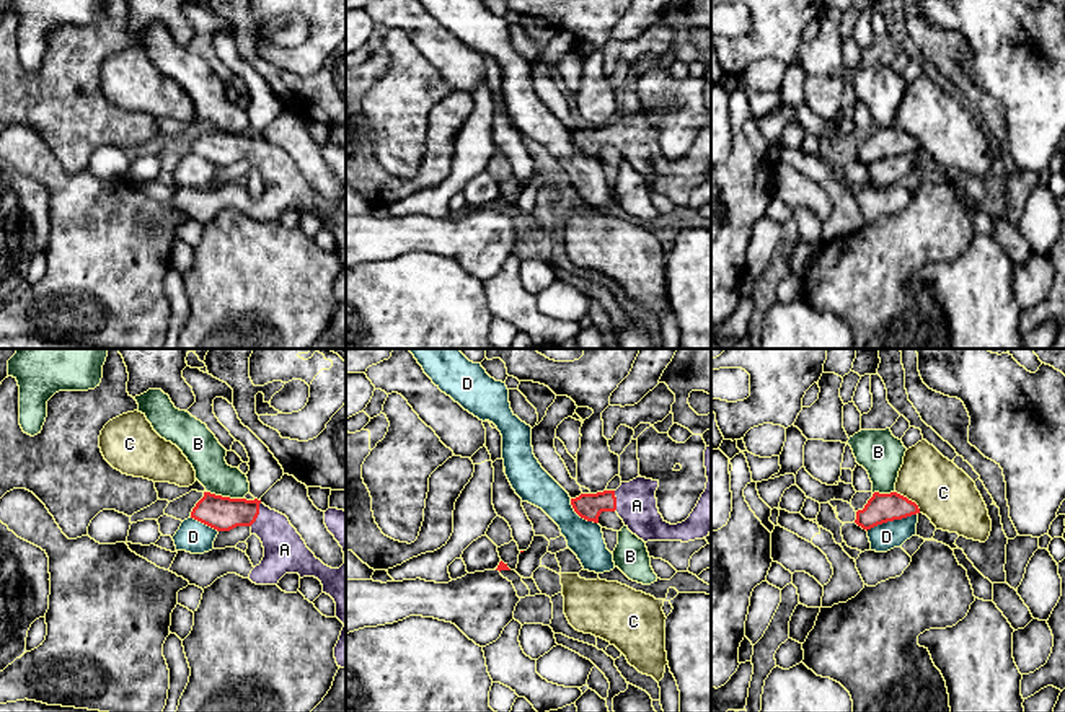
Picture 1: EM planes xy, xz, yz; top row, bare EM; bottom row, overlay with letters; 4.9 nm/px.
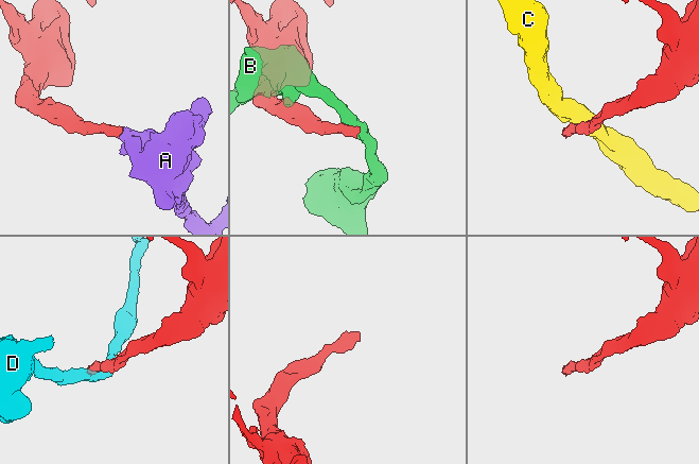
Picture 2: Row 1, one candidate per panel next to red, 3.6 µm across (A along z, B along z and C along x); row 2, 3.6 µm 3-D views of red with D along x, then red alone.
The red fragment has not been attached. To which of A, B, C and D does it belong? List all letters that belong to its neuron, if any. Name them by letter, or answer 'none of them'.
A

